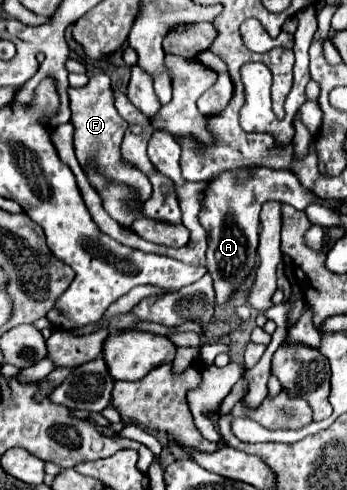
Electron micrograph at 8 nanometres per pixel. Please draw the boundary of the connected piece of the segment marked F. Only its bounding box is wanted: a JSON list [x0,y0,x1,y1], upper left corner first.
[69,72,151,202]

